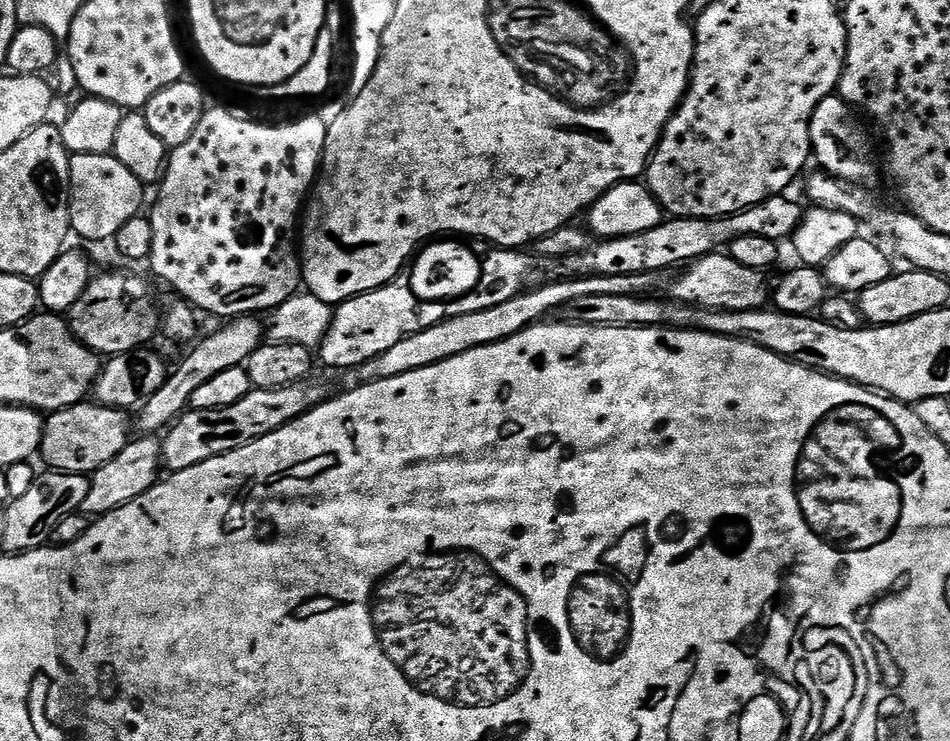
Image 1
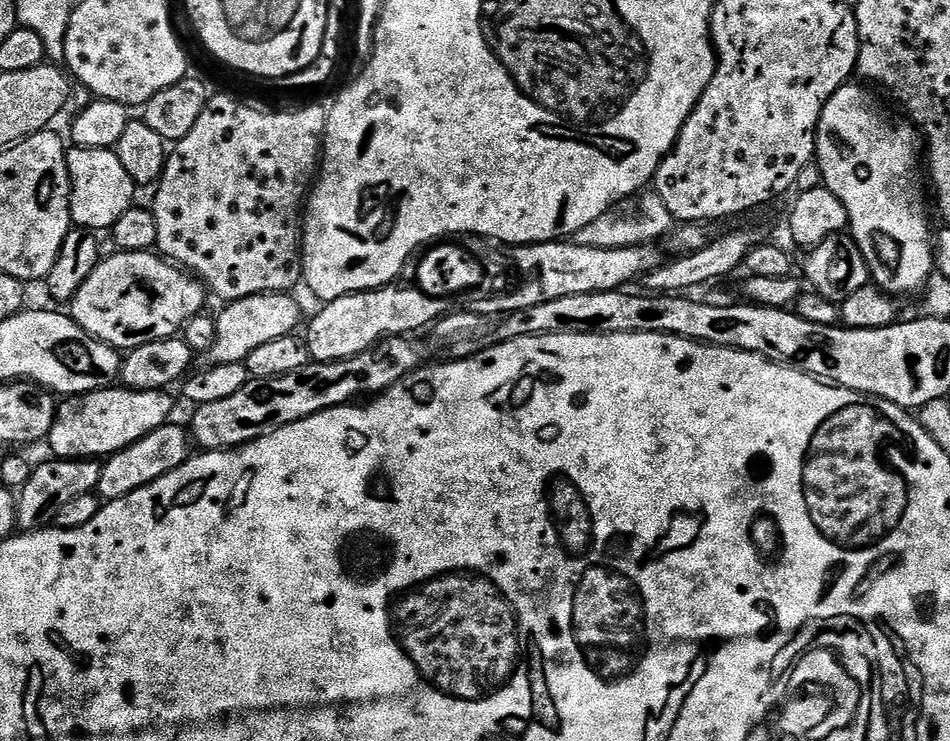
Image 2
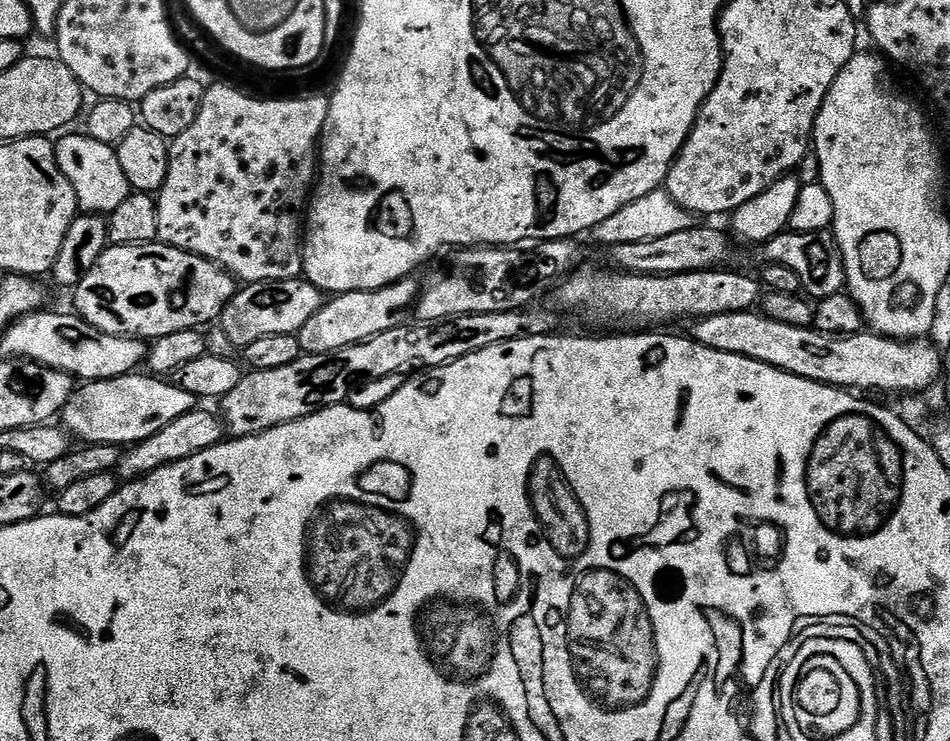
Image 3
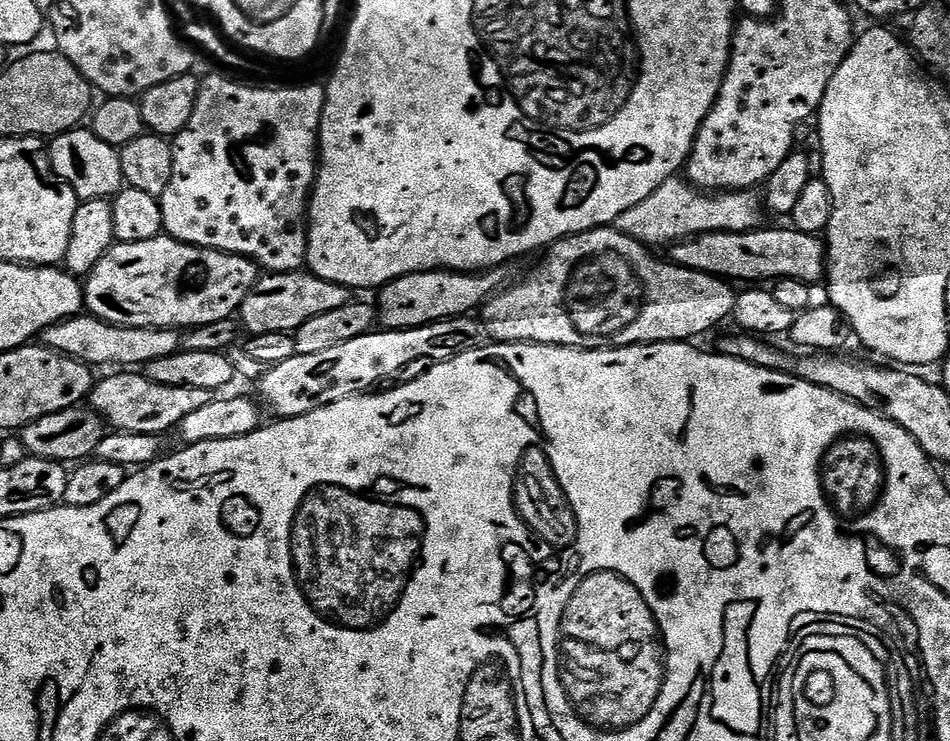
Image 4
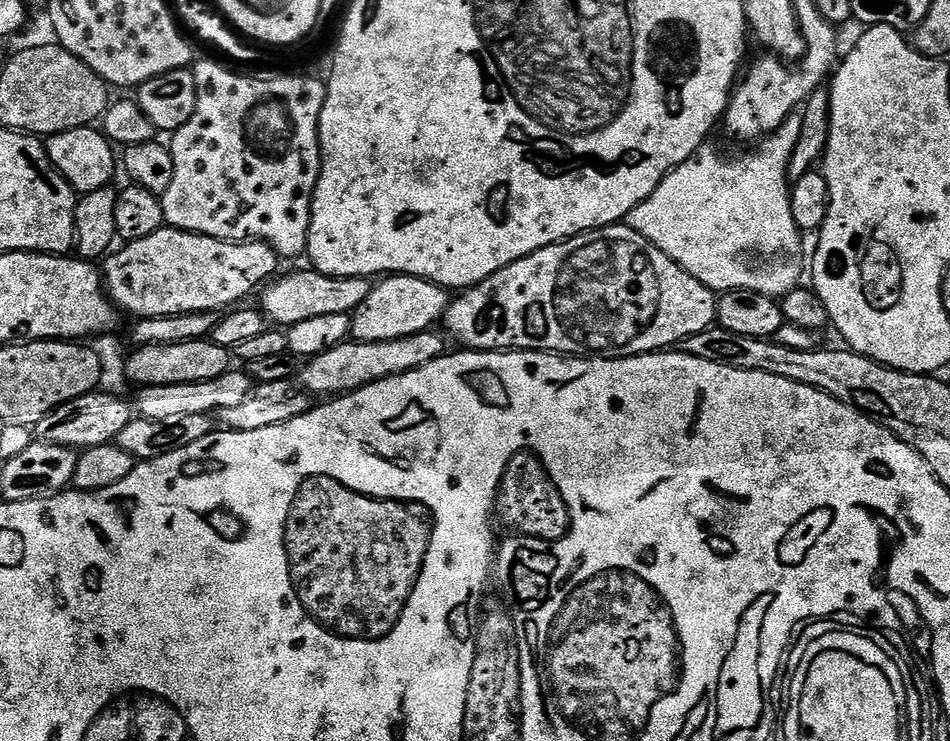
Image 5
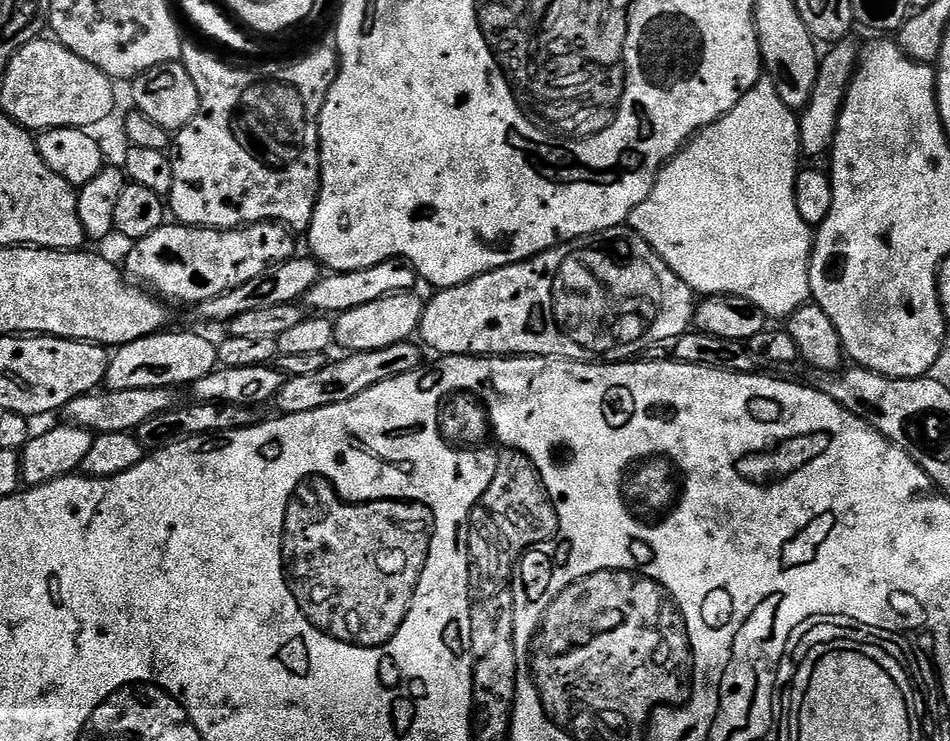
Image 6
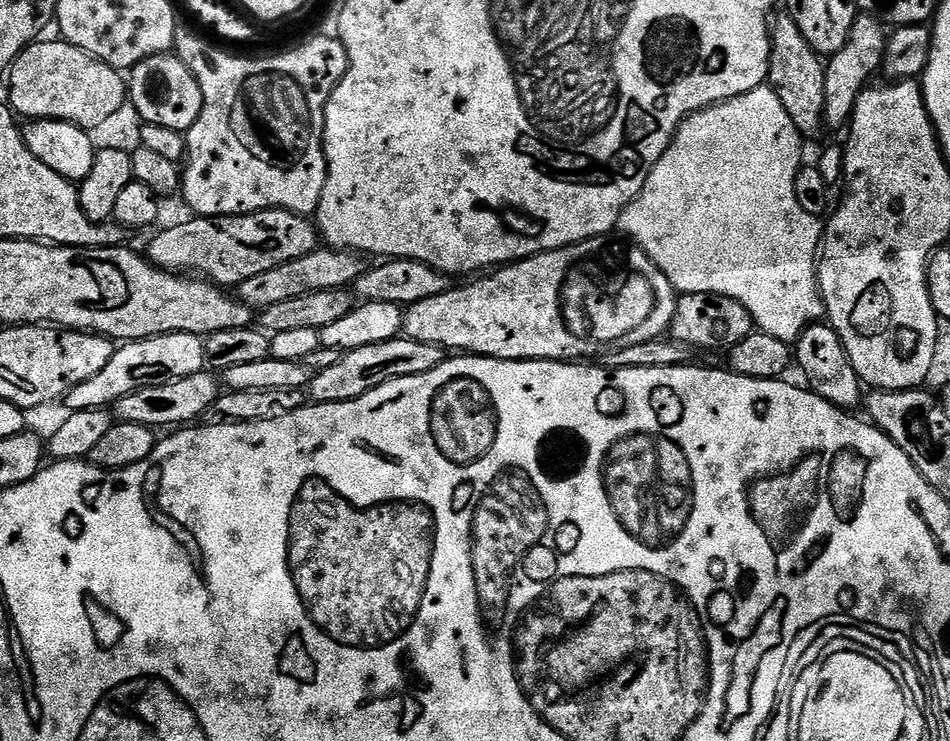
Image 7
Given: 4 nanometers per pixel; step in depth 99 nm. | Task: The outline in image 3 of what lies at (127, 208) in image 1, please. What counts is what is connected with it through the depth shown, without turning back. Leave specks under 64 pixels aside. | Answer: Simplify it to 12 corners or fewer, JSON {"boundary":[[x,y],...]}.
{"boundary":[[61,135],[56,161],[84,214],[133,193],[111,144]]}

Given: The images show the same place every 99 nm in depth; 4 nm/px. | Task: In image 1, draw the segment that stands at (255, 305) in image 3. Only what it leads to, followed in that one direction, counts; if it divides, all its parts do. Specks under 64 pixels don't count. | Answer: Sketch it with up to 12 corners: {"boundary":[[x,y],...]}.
{"boundary":[[237,316],[204,336],[139,405],[139,431],[163,433],[214,374],[247,365],[265,325]]}

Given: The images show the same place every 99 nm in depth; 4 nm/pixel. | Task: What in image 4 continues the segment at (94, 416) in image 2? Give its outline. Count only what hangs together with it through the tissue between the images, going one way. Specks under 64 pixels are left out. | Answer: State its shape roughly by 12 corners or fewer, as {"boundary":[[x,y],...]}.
{"boundary":[[136,370],[95,381],[113,429],[168,434],[213,393]]}

